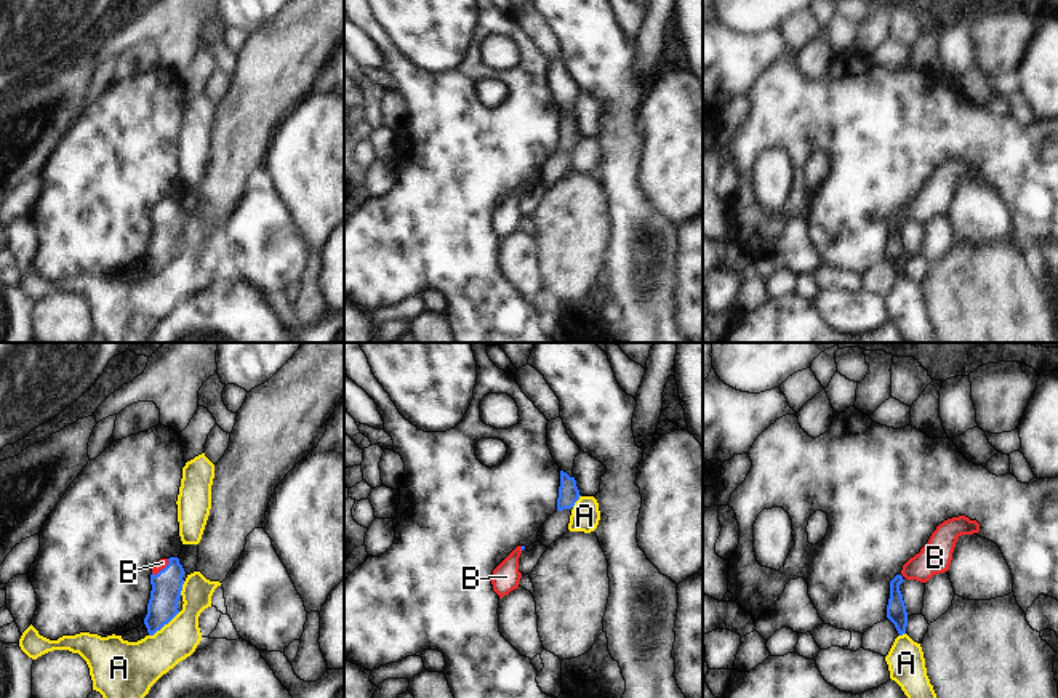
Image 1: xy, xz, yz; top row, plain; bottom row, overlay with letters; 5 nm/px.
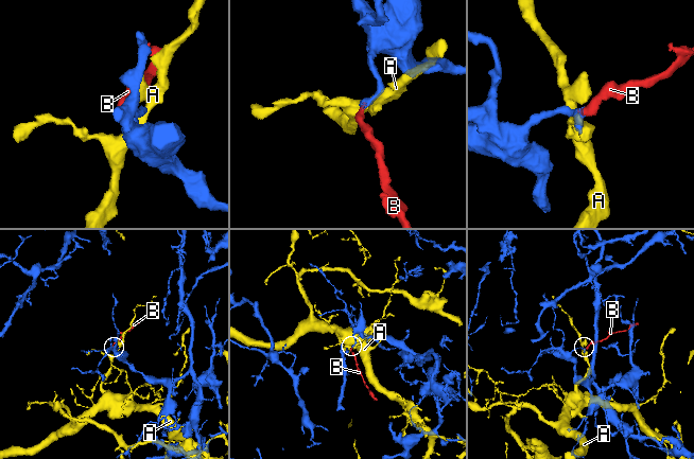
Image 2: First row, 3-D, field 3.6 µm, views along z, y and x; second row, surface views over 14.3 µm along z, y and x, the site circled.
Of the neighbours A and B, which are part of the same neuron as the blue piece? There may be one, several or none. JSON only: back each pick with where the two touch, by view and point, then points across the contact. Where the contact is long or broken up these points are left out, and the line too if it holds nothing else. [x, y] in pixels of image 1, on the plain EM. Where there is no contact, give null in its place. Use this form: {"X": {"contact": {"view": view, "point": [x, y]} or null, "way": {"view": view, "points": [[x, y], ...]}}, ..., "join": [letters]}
{"B": {"contact": {"view": "xy", "point": [164, 210]}, "way": {"view": "xy", "points": [[167, 226], [164, 210], [162, 204]]}}, "join": ["B"]}

